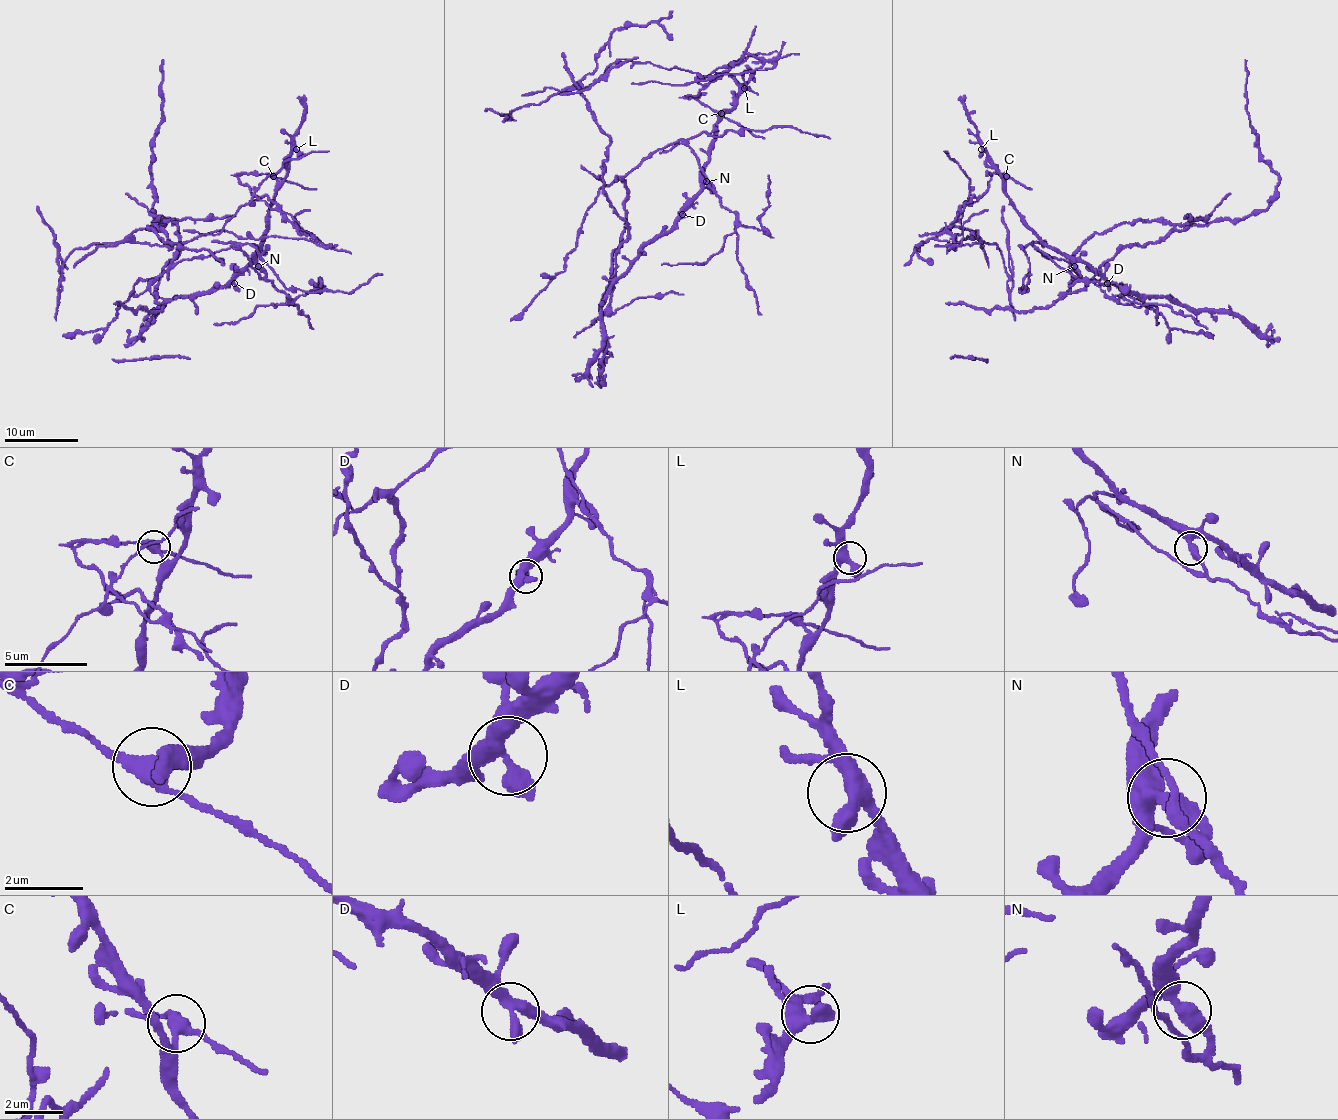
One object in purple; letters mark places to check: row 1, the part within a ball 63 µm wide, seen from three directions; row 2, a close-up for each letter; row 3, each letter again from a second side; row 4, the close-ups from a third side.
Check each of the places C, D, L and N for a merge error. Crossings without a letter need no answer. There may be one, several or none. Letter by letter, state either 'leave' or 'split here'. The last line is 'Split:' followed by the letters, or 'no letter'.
C: split here
D: leave
L: leave
N: split here
Split: C, N

